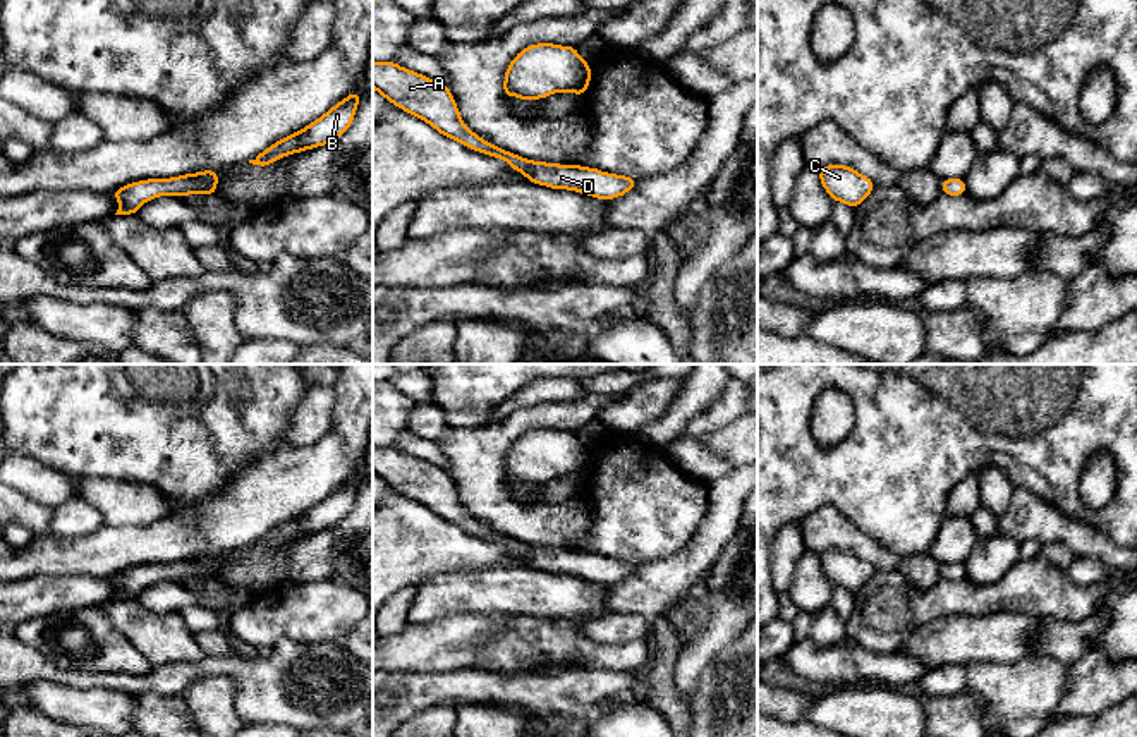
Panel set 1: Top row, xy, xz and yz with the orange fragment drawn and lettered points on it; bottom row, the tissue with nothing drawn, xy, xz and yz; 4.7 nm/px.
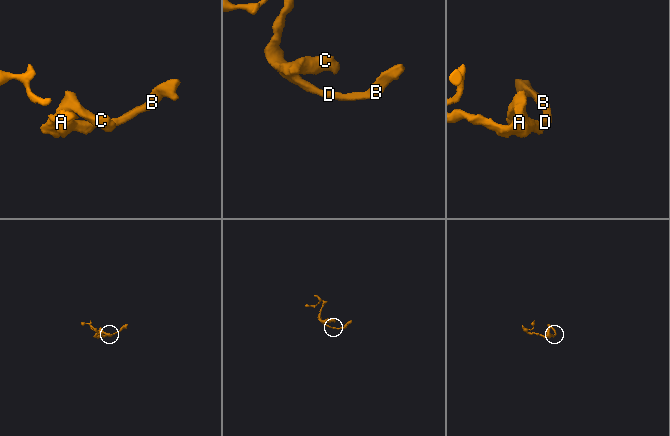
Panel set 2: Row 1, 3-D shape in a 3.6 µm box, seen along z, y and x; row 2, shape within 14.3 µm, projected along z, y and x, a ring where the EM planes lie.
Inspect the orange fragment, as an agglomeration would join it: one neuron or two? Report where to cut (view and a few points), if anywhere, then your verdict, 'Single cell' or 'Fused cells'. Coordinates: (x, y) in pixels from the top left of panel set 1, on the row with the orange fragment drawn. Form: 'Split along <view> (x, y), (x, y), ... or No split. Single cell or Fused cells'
No split. Single cell

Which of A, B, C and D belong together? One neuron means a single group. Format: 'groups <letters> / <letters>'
groups A B C D

